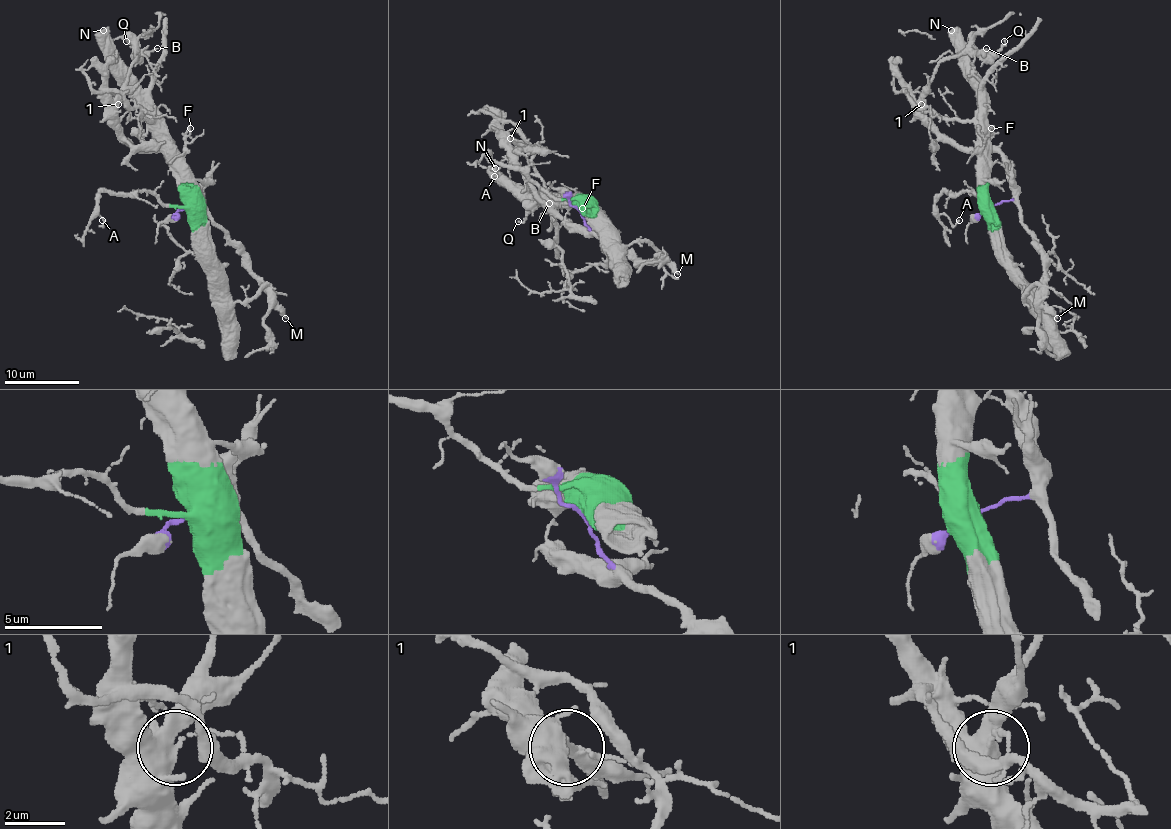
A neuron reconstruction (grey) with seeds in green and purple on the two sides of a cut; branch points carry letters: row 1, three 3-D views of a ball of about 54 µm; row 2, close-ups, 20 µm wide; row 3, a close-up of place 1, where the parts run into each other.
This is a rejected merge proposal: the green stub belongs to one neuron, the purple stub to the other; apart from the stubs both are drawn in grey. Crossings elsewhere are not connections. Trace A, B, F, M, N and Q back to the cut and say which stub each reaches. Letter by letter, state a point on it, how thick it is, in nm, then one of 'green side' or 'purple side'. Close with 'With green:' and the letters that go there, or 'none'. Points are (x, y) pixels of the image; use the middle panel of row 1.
A: at (494, 176); 140 nm thick; green side
B: at (549, 203); 130 nm thick; purple side
F: at (582, 208); 160 nm thick; green side
M: at (677, 274); 260 nm thick; purple side
N: at (495, 168); 600 nm thick; green side
Q: at (518, 221); 140 nm thick; purple side
With green: A, F, N

